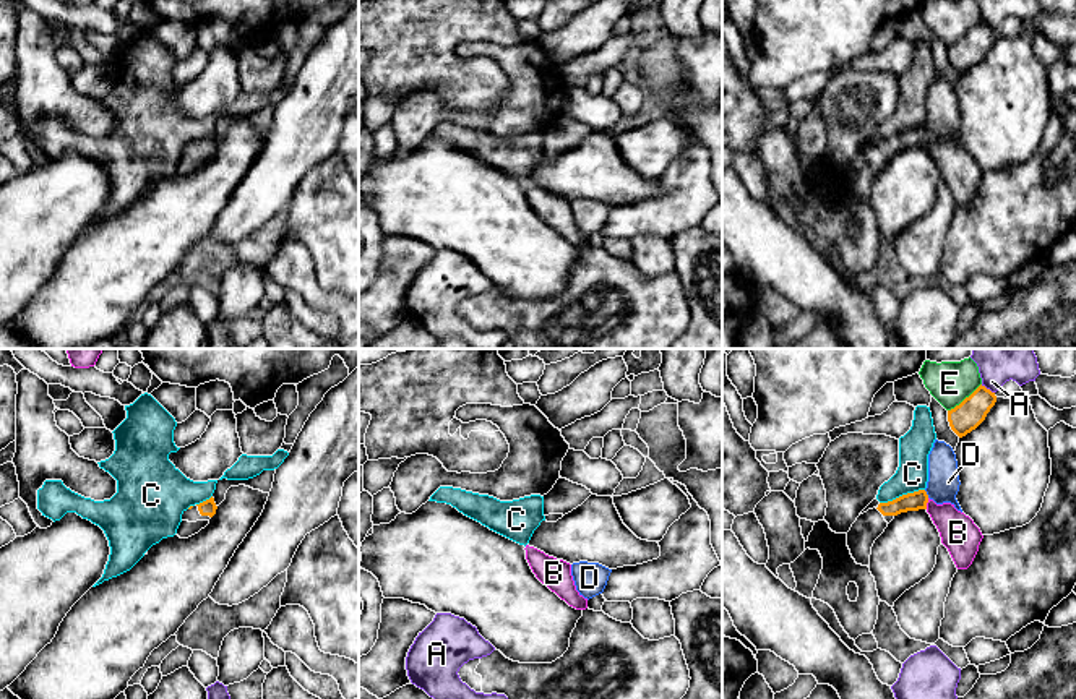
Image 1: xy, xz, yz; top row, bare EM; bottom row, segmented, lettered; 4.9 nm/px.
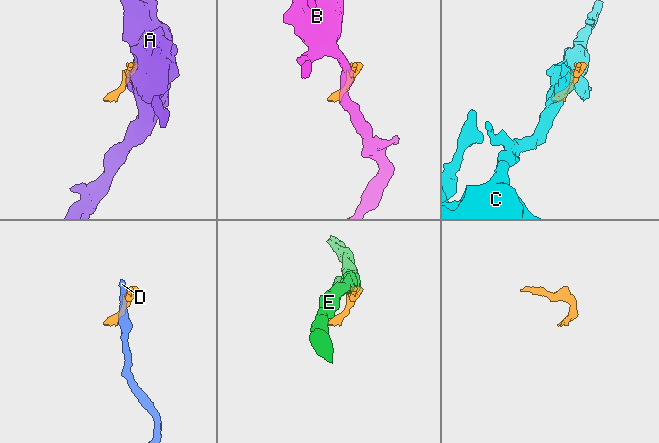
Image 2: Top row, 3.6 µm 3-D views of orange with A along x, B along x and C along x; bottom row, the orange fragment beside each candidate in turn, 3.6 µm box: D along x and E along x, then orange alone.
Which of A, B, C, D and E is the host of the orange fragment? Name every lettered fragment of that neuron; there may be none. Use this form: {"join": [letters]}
{"join": []}

